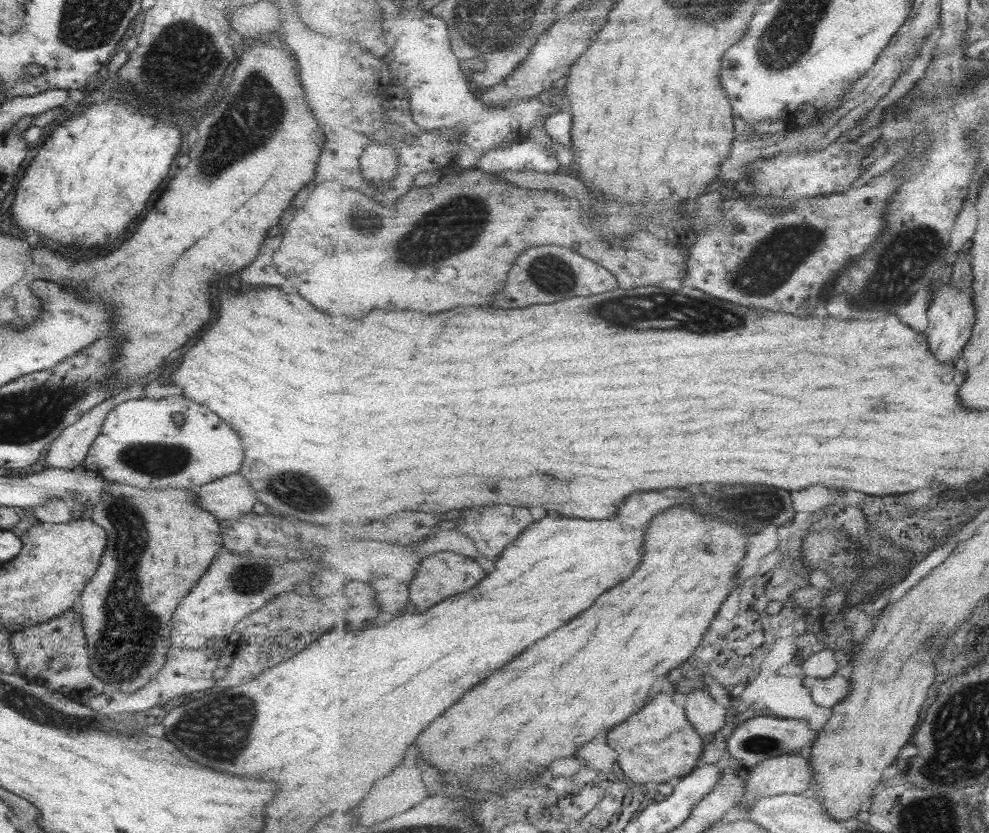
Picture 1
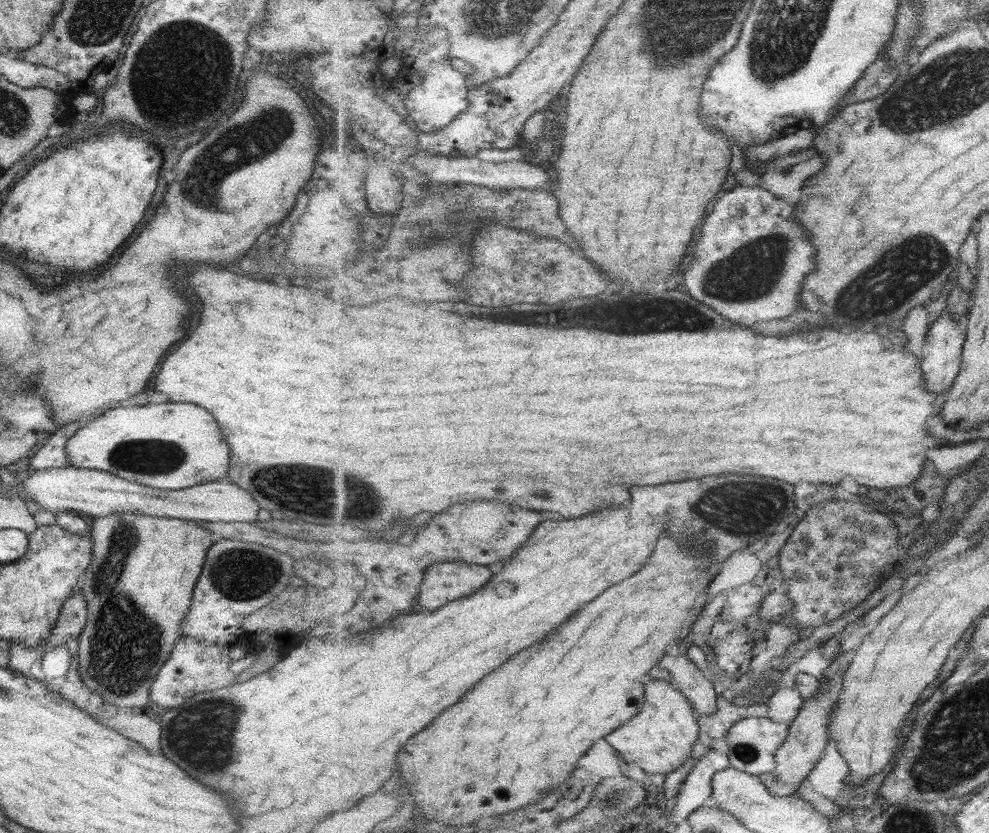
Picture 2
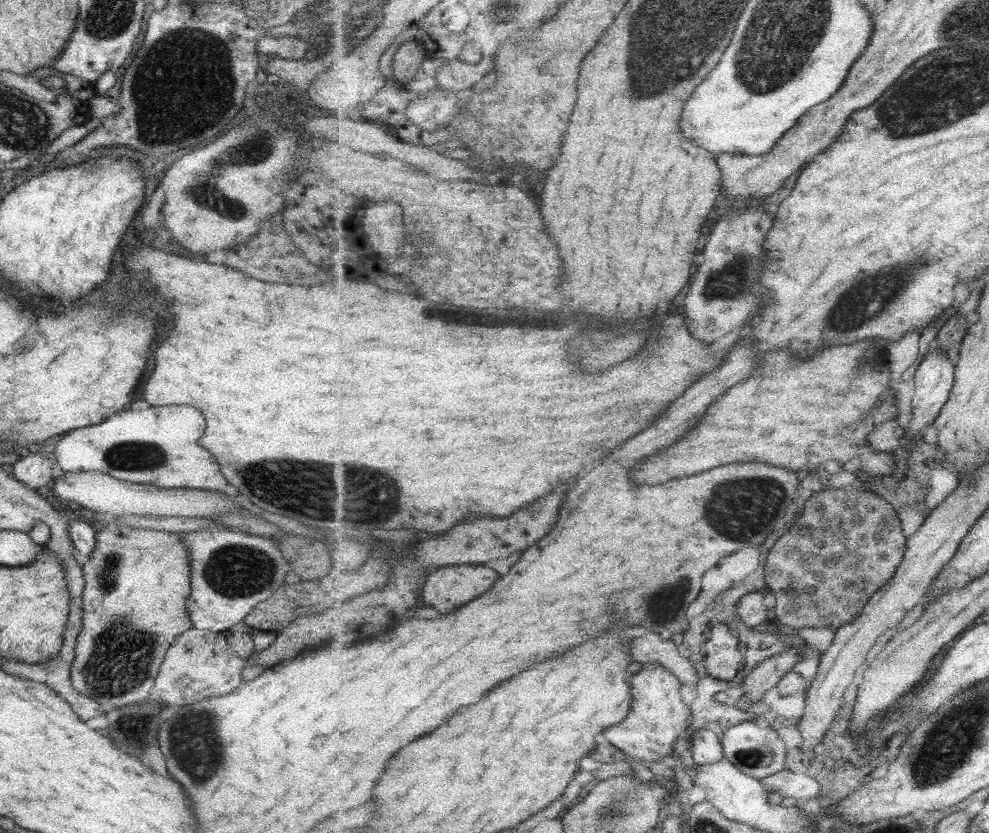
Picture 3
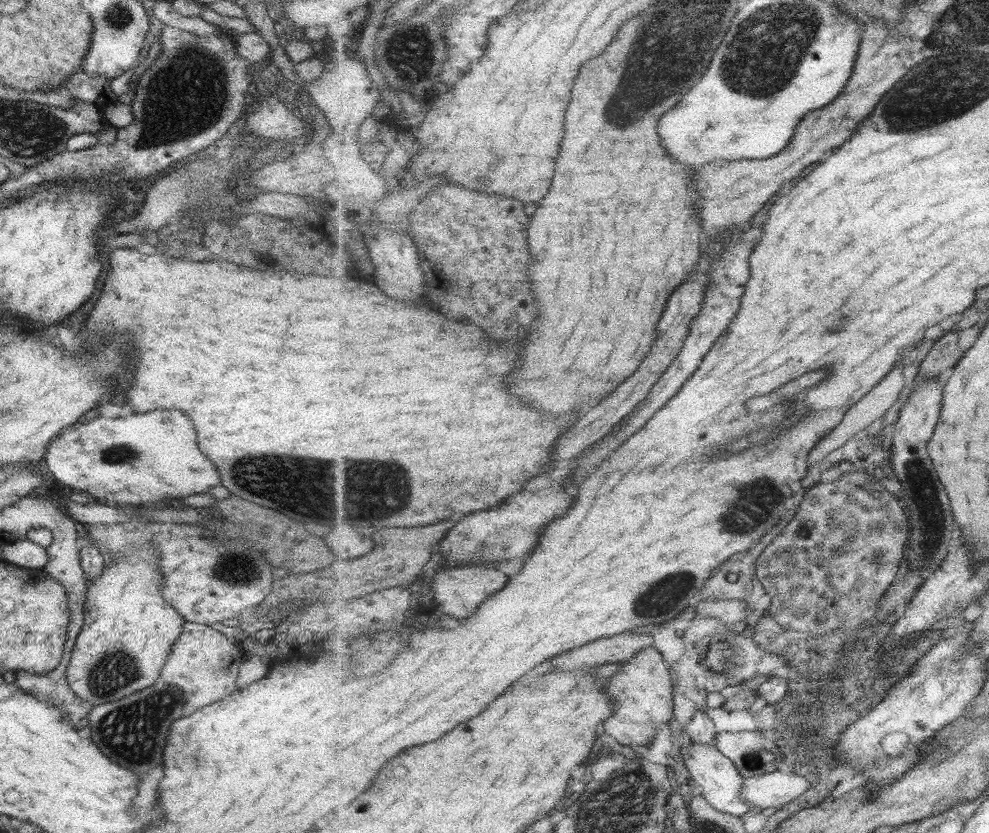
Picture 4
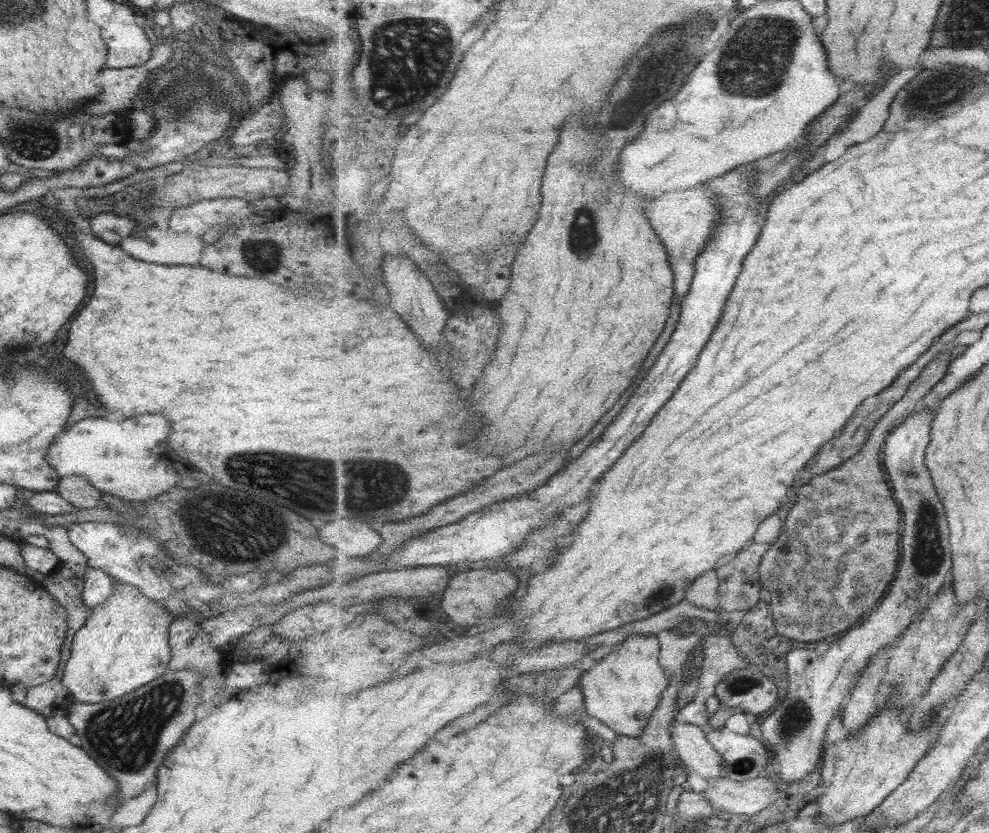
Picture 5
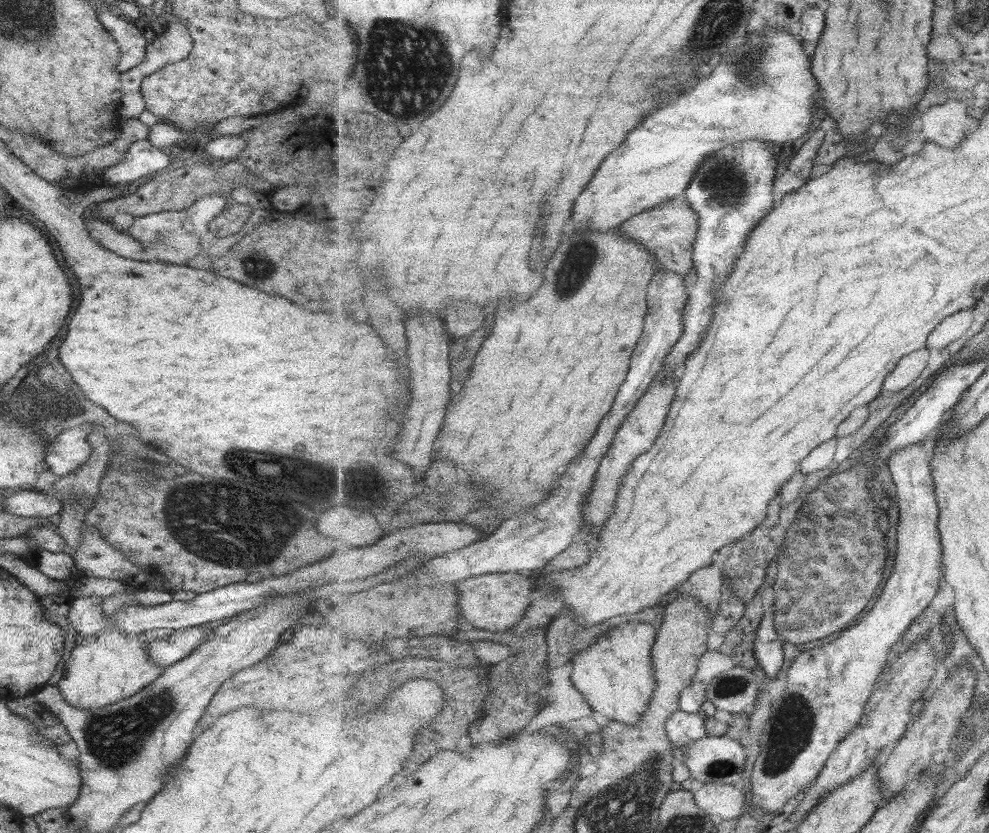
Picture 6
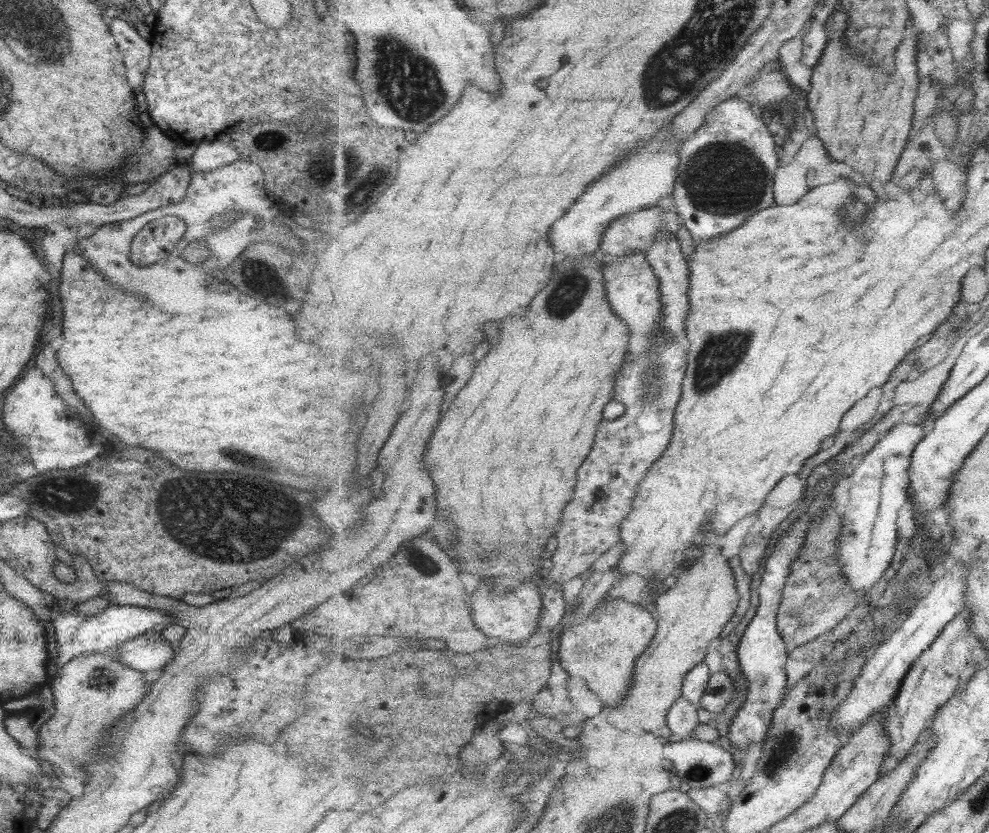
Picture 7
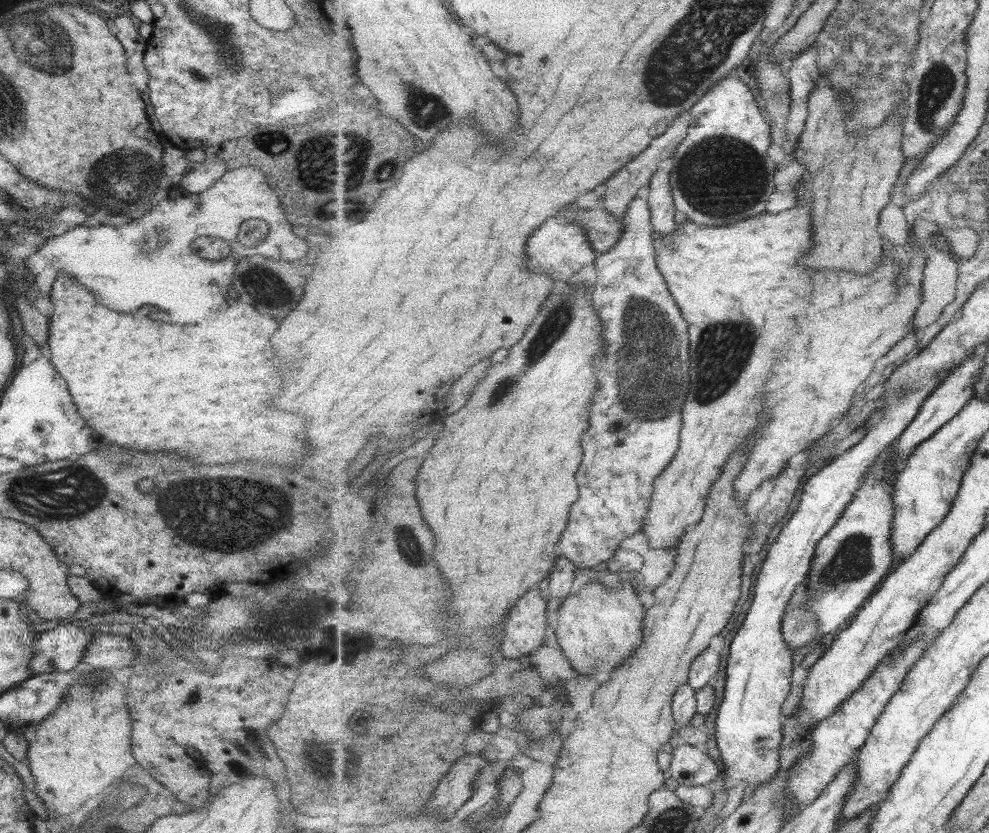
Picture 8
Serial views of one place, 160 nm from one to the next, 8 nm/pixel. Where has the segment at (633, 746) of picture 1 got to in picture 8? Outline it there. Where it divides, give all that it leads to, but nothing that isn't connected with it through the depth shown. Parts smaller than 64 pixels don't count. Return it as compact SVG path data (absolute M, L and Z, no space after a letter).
M628 579L617 588L609 588L602 580L586 582L562 602L557 615L558 645L581 675L597 677L600 672L613 672L644 639L646 610Z

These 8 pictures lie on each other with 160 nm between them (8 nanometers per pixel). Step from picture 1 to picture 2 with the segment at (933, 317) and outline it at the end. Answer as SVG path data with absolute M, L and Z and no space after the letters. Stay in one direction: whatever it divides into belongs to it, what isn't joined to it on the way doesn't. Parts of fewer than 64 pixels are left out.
M945 309L942 317L930 327L921 354L922 369L929 392L945 394L953 386L957 374L961 372L965 342L967 342L967 335L961 332L959 322Z

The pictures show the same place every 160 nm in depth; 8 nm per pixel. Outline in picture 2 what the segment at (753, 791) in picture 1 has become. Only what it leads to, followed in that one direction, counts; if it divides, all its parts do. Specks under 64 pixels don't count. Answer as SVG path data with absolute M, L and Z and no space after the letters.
M833 663L830 669L825 671L825 674L821 678L823 686L821 686L819 694L806 701L801 714L797 716L797 719L790 726L785 744L775 754L774 772L760 774L758 776L773 796L787 797L796 794L802 782L811 774L813 768L825 758L830 739L829 724L831 724L831 713L837 707L836 691L838 687L835 687L833 676L837 672L841 672L839 666L841 666L840 663Z

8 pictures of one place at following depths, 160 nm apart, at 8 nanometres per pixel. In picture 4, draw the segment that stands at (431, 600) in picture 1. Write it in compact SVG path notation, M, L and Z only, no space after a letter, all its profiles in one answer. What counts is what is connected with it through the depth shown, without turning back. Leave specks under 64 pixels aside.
M468 563L465 567L454 567L435 574L431 590L442 613L463 620L473 616L485 600L508 586L509 579L505 572L495 569L489 563Z

